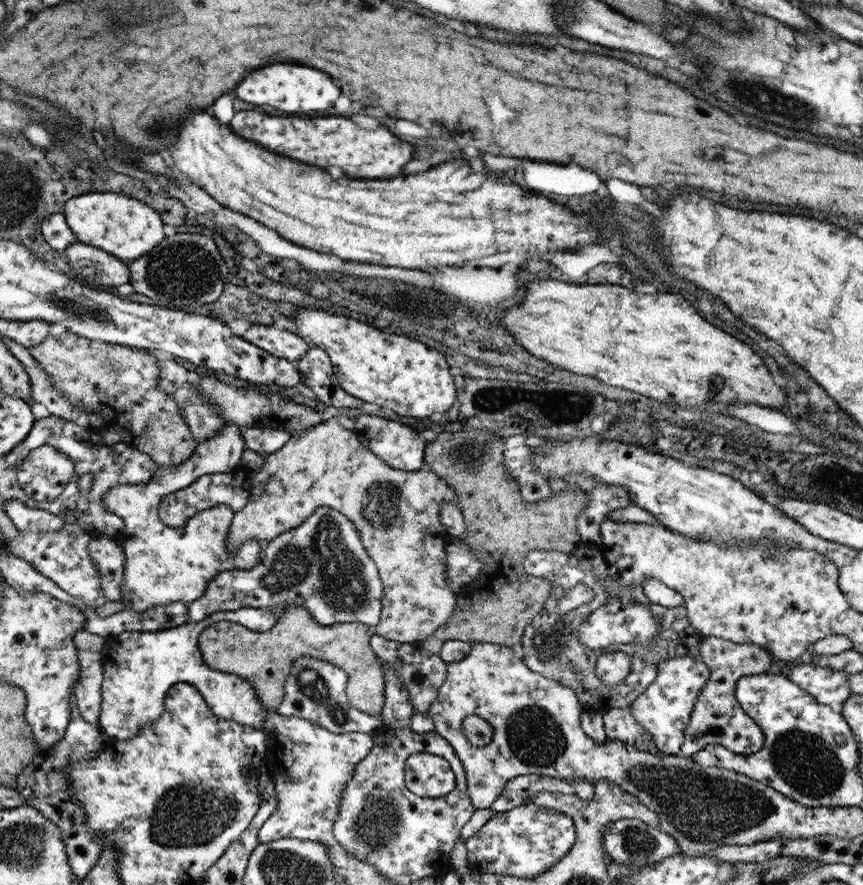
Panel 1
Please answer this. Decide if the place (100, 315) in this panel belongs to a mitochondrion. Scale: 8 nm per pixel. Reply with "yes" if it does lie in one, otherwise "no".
yes

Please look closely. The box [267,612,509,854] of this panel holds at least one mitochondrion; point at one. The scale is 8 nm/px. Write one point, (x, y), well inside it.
(315, 688)

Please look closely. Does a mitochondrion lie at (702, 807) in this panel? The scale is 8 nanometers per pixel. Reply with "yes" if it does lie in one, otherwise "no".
yes

